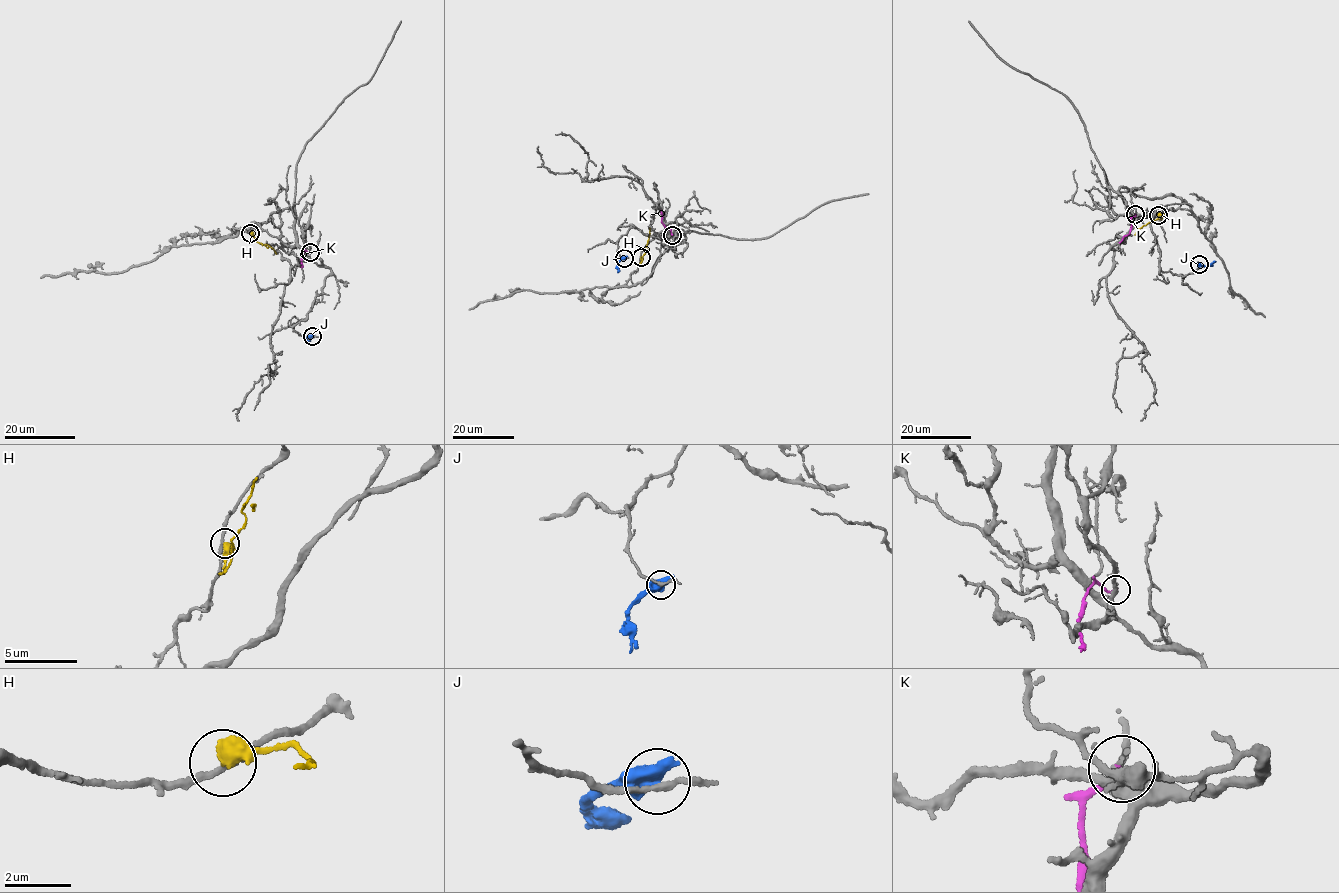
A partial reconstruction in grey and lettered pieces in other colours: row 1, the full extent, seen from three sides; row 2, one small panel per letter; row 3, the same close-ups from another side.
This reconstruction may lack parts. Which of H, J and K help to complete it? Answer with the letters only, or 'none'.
none

